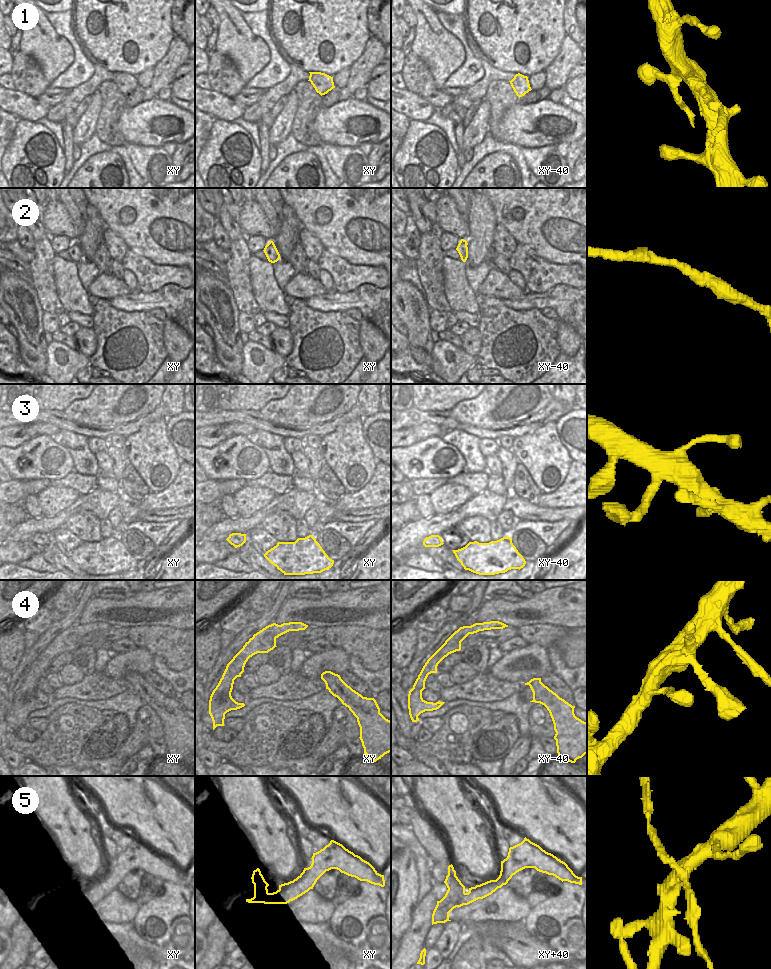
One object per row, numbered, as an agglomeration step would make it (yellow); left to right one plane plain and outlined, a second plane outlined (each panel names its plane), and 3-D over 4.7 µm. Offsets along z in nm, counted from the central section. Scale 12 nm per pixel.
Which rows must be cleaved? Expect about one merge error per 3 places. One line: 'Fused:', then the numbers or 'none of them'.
Fused: 1, 5

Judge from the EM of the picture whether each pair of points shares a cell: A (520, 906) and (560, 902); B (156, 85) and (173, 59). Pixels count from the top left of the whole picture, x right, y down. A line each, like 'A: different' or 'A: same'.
A: different
B: same

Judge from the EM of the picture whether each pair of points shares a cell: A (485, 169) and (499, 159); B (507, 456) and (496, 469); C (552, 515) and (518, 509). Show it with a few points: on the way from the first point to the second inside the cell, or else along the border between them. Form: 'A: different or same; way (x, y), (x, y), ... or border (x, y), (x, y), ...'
A: same; way (488, 169), (496, 162)
B: different; border (496, 454), (501, 463), (502, 474)
C: same; way (544, 513), (526, 511)

